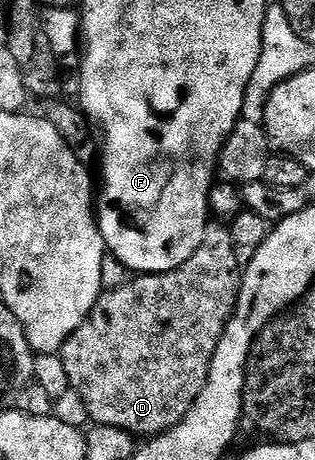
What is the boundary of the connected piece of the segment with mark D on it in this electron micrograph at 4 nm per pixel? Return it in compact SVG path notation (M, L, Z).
M207 224L206 237L200 243L200 247L196 247L192 259L180 263L180 267L176 267L167 273L134 275L131 276L128 283L124 283L124 287L105 290L92 307L92 311L84 319L84 323L80 323L80 327L76 327L74 334L62 344L60 356L64 363L64 371L68 371L68 383L72 389L78 392L80 399L84 399L84 404L88 406L88 415L94 425L120 427L124 431L134 434L135 438L153 439L158 434L167 433L169 429L180 424L184 415L188 415L188 411L192 411L200 391L204 391L204 387L208 383L214 352L220 343L220 339L226 334L226 325L232 319L234 308L238 306L238 296L242 290L242 274L244 272L244 267L236 259L236 251L232 247L229 224L214 224Z

